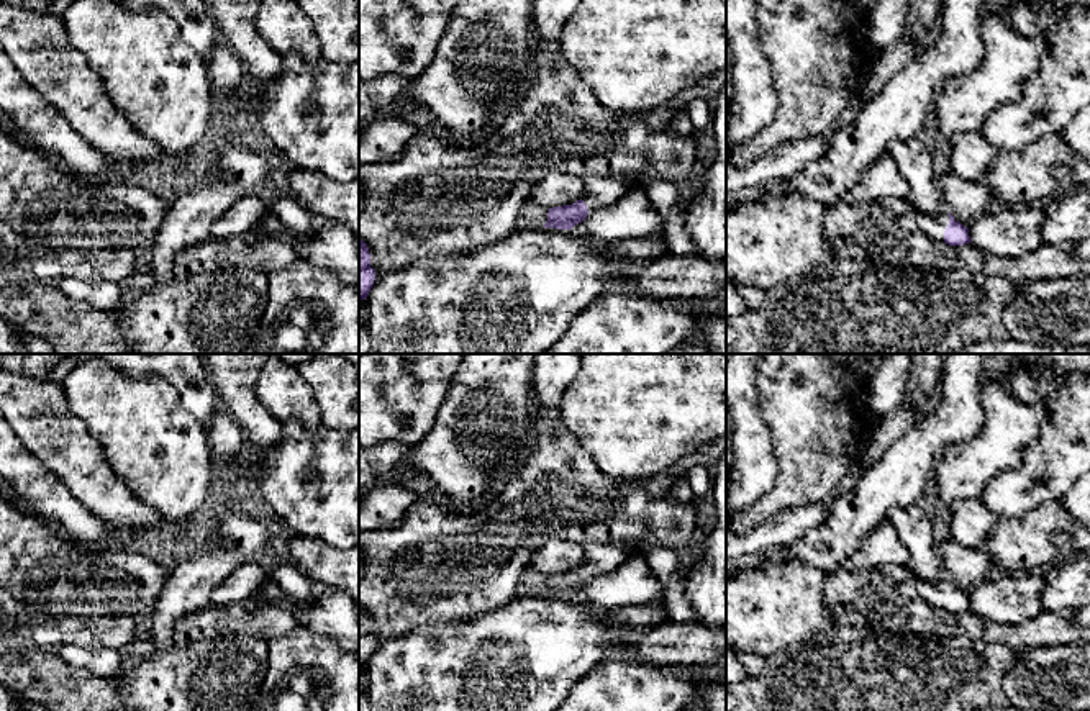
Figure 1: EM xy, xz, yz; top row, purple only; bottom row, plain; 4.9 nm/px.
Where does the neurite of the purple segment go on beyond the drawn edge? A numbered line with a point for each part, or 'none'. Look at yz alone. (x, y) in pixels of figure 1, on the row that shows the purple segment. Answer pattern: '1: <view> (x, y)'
1: yz (935, 226)

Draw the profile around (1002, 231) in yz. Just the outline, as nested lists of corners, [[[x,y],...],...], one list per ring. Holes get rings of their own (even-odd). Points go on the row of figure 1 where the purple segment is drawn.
[[[993,206],[970,228],[970,244],[997,257],[1023,257],[1039,249],[1044,206]]]

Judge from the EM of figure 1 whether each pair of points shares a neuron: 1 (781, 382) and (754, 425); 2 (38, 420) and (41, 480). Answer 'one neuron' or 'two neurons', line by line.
1: two neurons
2: two neurons

